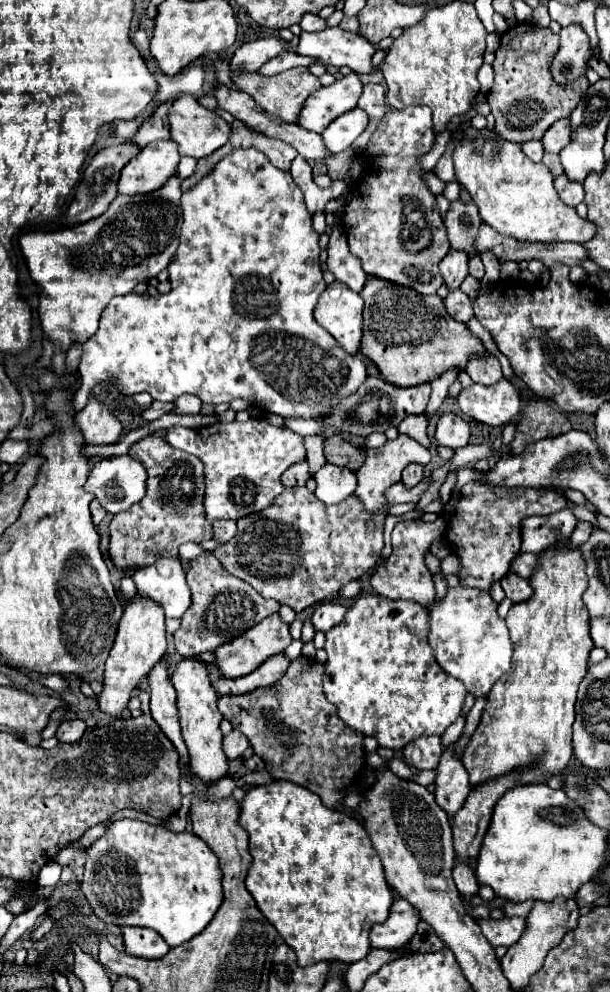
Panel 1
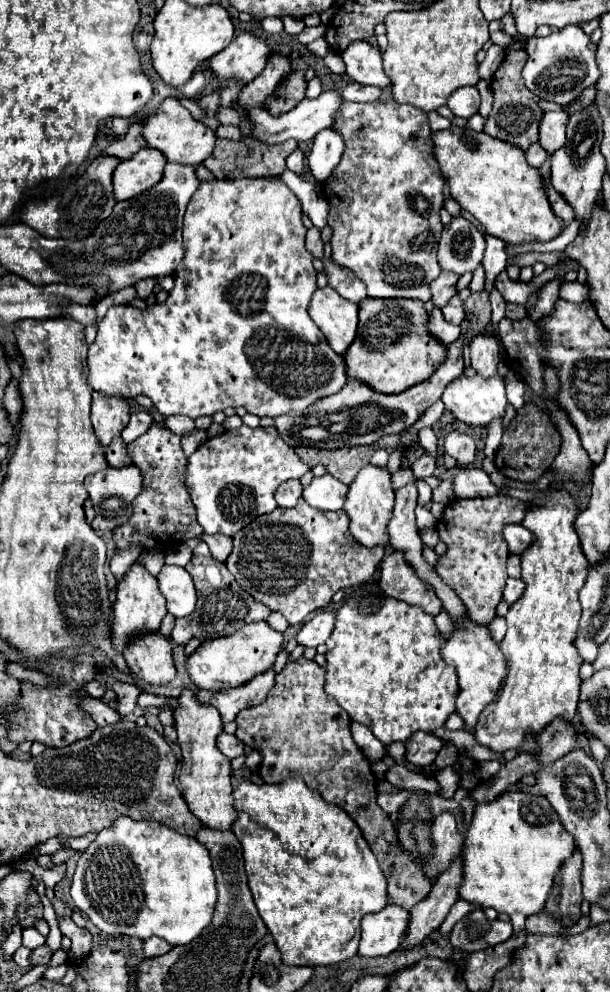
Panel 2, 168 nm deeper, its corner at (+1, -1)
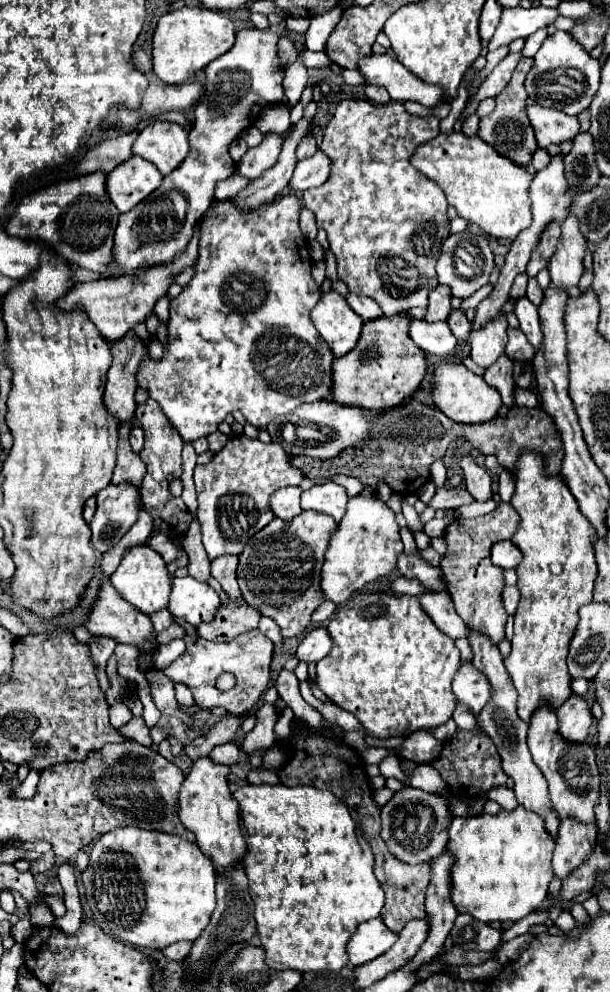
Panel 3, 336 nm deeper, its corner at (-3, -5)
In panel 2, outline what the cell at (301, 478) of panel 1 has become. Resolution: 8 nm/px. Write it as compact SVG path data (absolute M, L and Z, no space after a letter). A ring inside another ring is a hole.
M288 480L288 482L280 484L278 490L276 490L276 502L282 508L296 506L296 502L300 500L300 496L302 496L302 484L300 484L300 480Z

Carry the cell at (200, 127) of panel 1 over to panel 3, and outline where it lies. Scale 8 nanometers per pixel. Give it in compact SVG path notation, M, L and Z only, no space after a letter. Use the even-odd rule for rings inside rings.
M152 122L138 134L132 152L150 160L166 176L180 166L190 152L188 132L180 124Z

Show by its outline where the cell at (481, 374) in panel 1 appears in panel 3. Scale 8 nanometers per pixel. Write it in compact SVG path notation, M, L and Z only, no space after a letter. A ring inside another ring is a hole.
M500 312L500 316L496 316L496 320L490 320L484 328L470 332L470 356L478 366L488 368L504 354L506 330L506 312Z

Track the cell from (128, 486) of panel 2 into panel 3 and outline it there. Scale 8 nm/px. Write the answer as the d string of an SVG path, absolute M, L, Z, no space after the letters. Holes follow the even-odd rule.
M110 484L96 494L98 508L90 522L92 546L108 552L130 530L140 512L140 492L132 484Z

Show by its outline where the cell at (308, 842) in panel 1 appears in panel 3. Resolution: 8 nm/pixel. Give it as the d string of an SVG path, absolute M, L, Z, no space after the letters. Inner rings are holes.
M246 784L232 798L238 802L246 830L248 854L244 856L244 872L254 900L256 930L266 954L264 962L272 970L340 972L348 964L346 944L356 926L378 918L384 906L384 890L374 876L372 850L352 820L348 806L332 792L322 792L314 786Z

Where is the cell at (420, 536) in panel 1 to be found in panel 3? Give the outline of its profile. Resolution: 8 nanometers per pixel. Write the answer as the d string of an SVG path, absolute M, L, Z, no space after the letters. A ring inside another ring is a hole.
M428 592L418 596L422 608L426 610L426 614L434 620L434 624L448 634L452 640L458 638L468 638L468 626L460 620L460 616L454 610L452 598L446 592Z

